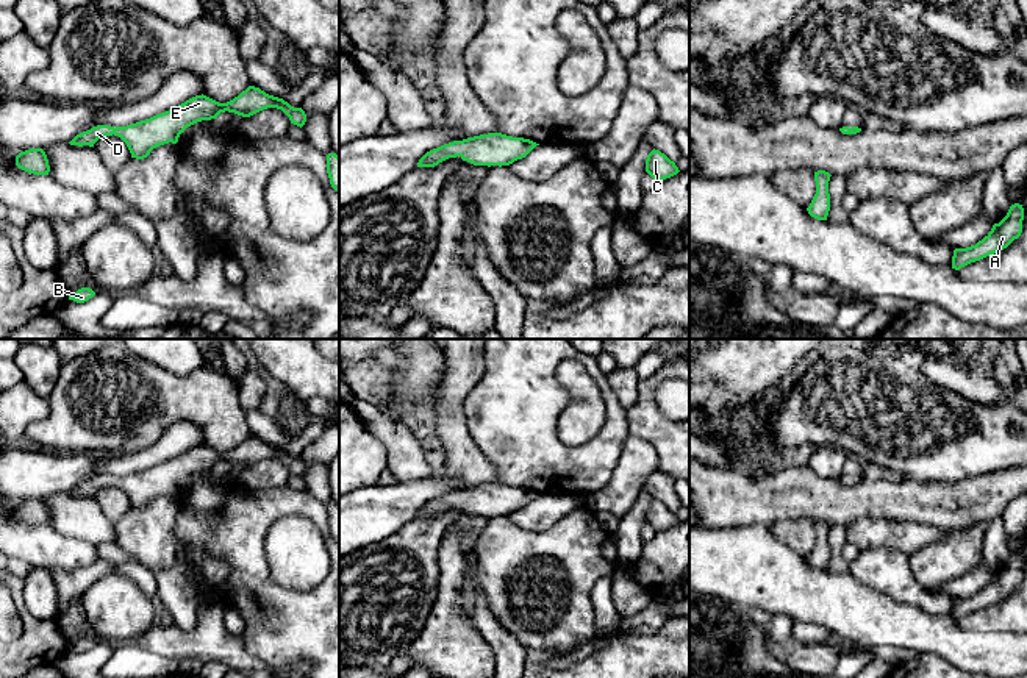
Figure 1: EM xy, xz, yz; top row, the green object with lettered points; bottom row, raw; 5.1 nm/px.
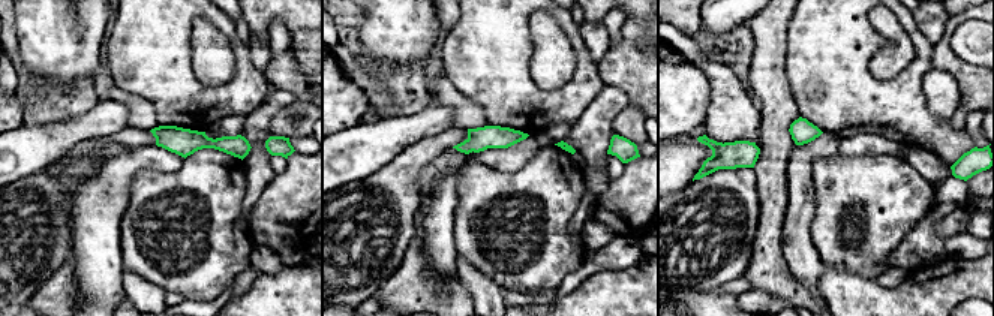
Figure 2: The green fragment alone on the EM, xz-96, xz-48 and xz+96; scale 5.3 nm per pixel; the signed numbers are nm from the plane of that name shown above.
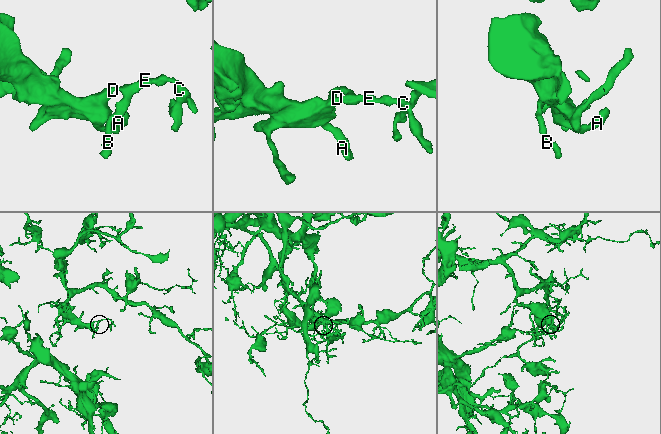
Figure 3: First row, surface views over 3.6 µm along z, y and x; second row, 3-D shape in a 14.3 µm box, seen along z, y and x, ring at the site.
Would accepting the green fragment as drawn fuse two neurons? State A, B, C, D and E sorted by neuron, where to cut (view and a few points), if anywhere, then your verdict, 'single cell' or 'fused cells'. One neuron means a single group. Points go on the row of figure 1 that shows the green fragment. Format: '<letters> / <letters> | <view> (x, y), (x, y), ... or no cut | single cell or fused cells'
A B C D E | no cut | single cell

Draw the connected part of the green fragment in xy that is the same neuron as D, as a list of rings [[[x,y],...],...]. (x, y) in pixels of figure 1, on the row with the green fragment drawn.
[[[249,86],[227,103],[219,103],[203,94],[195,95],[166,112],[127,127],[92,127],[91,130],[77,134],[69,144],[94,147],[100,137],[114,134],[127,144],[131,158],[144,159],[159,145],[169,142],[177,144],[180,134],[197,122],[217,119],[217,116],[225,111],[250,117],[267,108],[281,109],[289,117],[291,123],[300,128],[306,122],[306,114],[302,108],[294,108],[283,98],[269,95],[259,87]]]

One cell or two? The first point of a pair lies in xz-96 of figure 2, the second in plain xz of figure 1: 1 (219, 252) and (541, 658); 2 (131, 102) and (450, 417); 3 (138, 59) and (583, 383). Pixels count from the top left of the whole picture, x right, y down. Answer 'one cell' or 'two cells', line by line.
1: two cells
2: one cell
3: two cells

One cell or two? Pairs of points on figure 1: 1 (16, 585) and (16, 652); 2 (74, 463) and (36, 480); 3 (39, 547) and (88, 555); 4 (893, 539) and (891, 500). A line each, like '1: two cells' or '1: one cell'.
1: one cell
2: one cell
3: one cell
4: two cells

